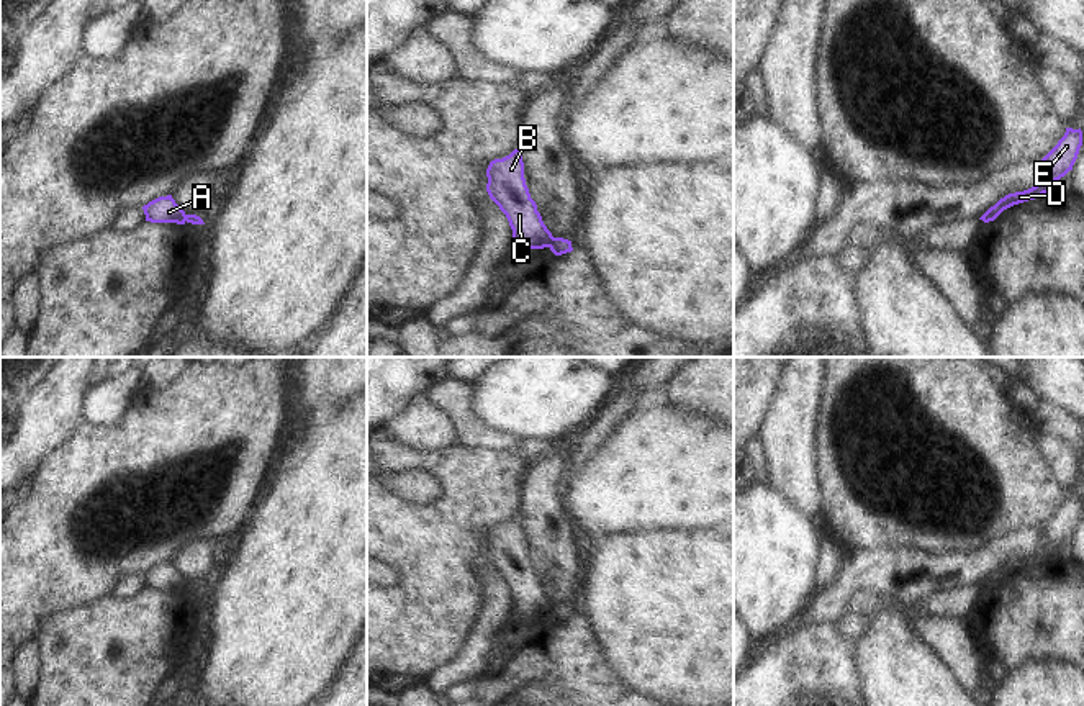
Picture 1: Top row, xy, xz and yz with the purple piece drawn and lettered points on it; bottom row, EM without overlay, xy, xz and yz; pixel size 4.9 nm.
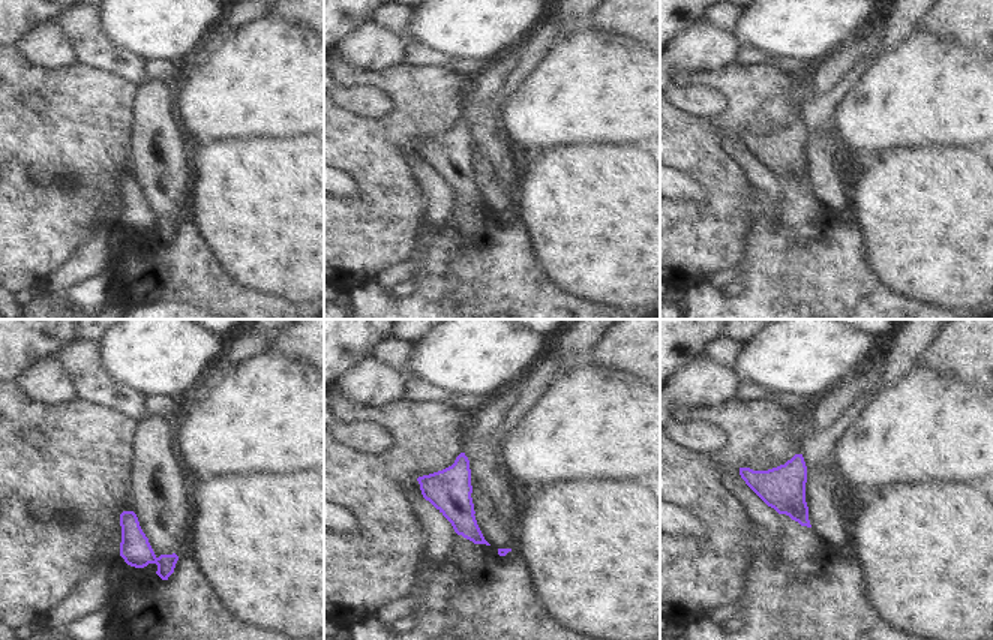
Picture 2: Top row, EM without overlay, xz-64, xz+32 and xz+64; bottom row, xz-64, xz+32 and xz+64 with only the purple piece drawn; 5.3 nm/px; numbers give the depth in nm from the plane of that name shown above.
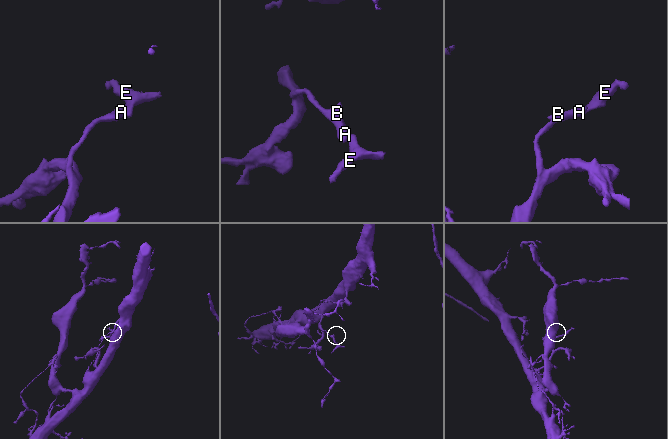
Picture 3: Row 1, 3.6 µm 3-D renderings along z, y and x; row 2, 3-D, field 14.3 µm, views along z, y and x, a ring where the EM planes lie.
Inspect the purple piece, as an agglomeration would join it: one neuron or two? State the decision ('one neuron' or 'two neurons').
two neurons

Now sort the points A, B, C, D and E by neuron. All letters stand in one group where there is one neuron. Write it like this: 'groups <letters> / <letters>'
groups A B C / D E

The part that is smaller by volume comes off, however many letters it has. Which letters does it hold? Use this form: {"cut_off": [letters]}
{"cut_off": ["D", "E"]}

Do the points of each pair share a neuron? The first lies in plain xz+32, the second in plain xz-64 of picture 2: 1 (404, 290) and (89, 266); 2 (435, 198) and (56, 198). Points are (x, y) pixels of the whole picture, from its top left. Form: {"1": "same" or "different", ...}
{"1": "different", "2": "different"}

